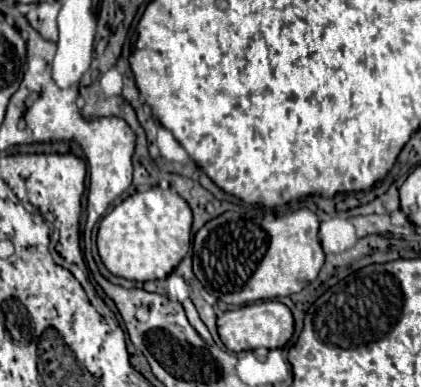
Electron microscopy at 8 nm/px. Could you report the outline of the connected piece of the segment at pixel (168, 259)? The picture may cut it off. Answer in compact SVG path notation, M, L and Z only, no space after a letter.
M161 188L135 192L115 206L98 226L101 262L111 274L135 282L167 278L191 249L192 222L191 209L177 192Z

